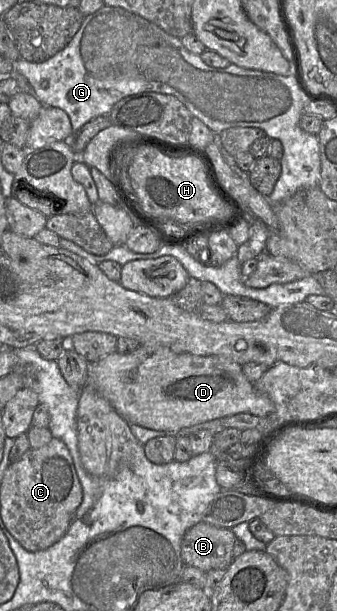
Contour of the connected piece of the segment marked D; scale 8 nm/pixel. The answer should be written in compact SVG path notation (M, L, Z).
M140 344L131 353L120 354L116 351L89 363L86 384L92 384L129 424L166 434L179 434L183 428L236 414L267 417L274 412L273 402L256 390L254 384L245 377L240 364L218 355L175 353L160 344Z

